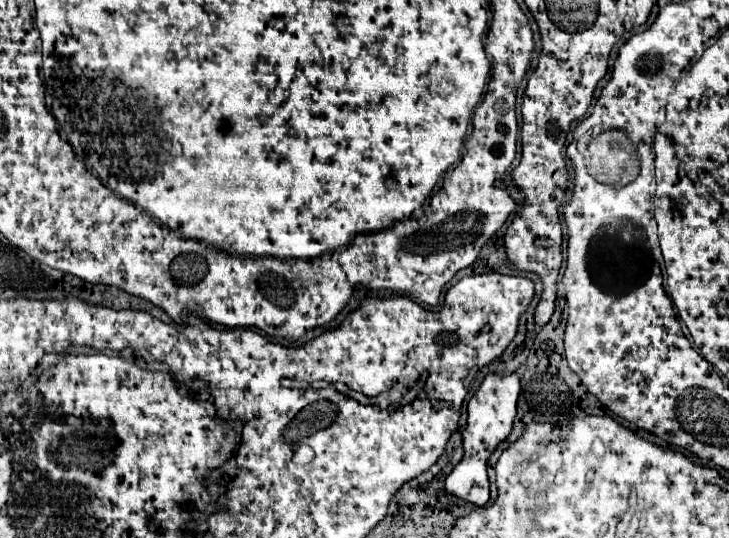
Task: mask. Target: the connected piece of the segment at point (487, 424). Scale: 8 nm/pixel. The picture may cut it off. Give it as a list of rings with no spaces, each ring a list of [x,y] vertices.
[[[487,375],[479,391],[473,395],[473,399],[467,405],[469,417],[467,427],[463,431],[463,443],[465,443],[465,455],[461,463],[447,475],[445,491],[469,501],[477,507],[483,507],[489,501],[489,479],[487,479],[487,459],[495,451],[495,447],[507,439],[507,435],[513,429],[513,419],[517,413],[517,397],[519,397],[521,385],[517,375]]]

